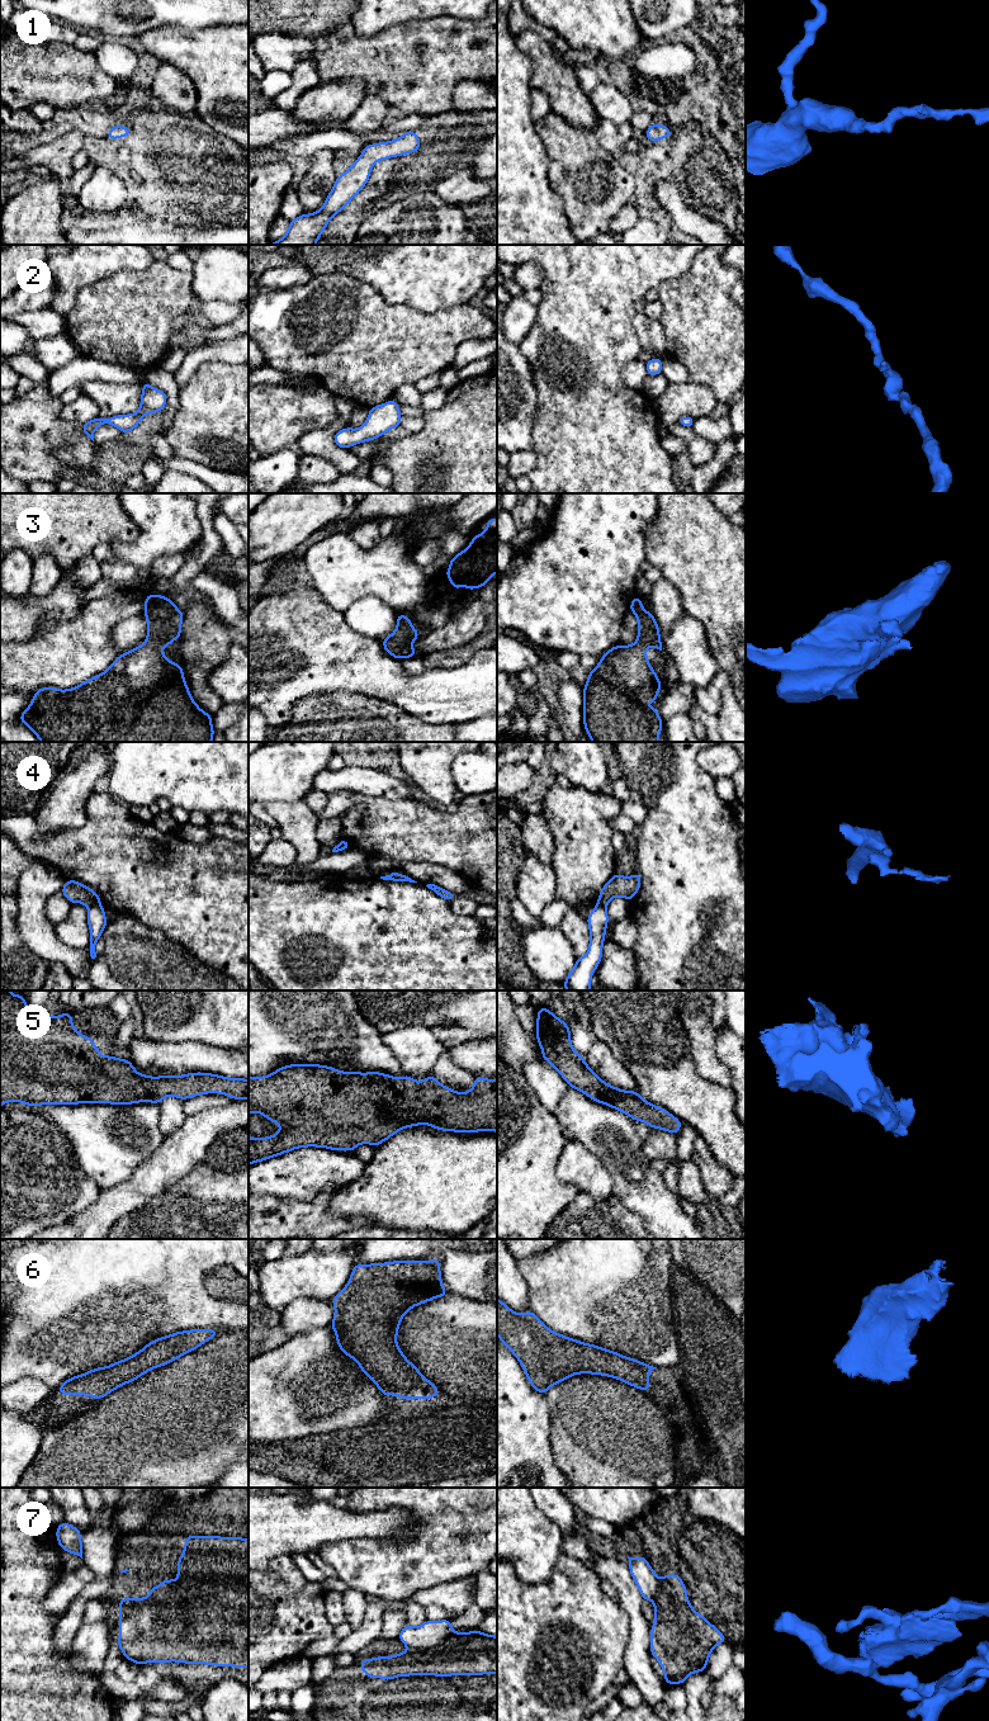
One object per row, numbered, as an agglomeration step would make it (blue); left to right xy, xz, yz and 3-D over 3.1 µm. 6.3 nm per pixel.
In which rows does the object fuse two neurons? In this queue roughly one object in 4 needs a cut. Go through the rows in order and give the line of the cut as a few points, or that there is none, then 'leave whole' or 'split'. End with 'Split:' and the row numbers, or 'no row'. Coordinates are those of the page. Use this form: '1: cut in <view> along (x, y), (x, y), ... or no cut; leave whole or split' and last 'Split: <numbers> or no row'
1: no cut; leave whole
2: no cut; leave whole
3: no cut; leave whole
4: cut in xy along (99, 902), (89, 907); split
5: no cut; leave whole
6: no cut; leave whole
7: cut in xz along (453, 1631), (430, 1648), (410, 1649); split
Split: 4, 7

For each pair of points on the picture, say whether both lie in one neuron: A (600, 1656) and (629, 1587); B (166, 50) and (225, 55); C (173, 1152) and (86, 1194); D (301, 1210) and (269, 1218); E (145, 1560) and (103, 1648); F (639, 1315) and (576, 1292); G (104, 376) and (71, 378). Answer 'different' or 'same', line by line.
A: different
B: same
C: different
D: same
E: different
F: same
G: same

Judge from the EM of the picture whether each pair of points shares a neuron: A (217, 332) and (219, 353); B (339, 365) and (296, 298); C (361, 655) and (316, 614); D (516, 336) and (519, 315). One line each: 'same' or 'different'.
A: different
B: same
C: same
D: same

